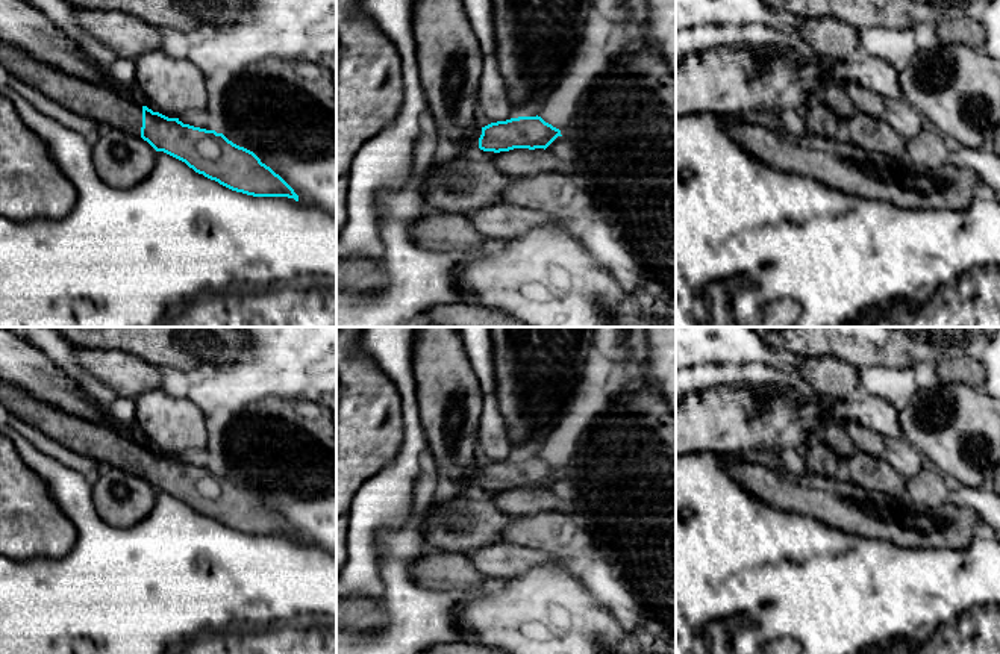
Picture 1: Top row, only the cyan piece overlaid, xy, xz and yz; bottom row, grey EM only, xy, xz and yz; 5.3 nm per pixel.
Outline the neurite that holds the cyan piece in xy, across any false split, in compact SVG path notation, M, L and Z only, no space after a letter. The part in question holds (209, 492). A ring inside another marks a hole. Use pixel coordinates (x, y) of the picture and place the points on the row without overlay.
M2 378L0 404L68 450L142 477L156 490L185 501L195 512L232 530L298 540L298 534L279 513L223 472L153 451L115 428L68 415Z

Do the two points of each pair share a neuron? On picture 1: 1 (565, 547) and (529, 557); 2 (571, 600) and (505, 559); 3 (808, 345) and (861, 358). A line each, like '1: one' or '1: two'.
1: two
2: two
3: one

